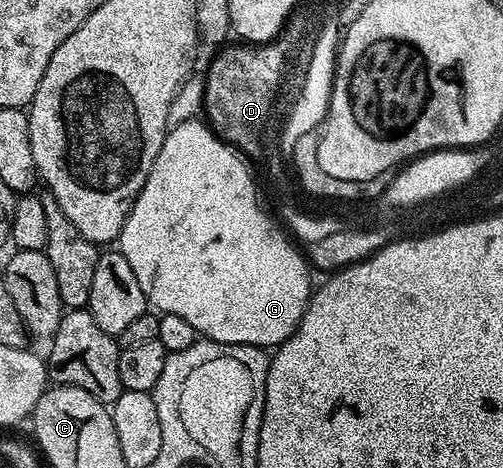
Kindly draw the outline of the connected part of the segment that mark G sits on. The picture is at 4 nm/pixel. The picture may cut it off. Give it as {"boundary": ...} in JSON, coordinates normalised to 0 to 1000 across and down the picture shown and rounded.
{"boundary":[[[384,252],[332,278],[330,299],[318,310],[318,327],[310,327],[310,344],[243,481],[243,496],[235,500],[233,534],[243,538],[254,566],[262,566],[262,583],[270,583],[270,600],[278,600],[278,618],[286,618],[292,650],[308,667],[348,673],[364,686],[374,686],[374,694],[382,694],[382,703],[392,707],[396,718],[427,733],[491,733],[523,746],[551,744],[553,735],[565,731],[583,707],[590,707],[600,671],[616,650],[620,628],[616,583],[620,585],[620,579],[612,568],[610,547],[602,538],[598,545],[569,513],[567,491],[561,496],[525,453],[517,451],[521,447],[517,436],[505,427],[479,331],[463,323],[455,306],[433,295],[408,261],[394,261],[392,252]]]}

